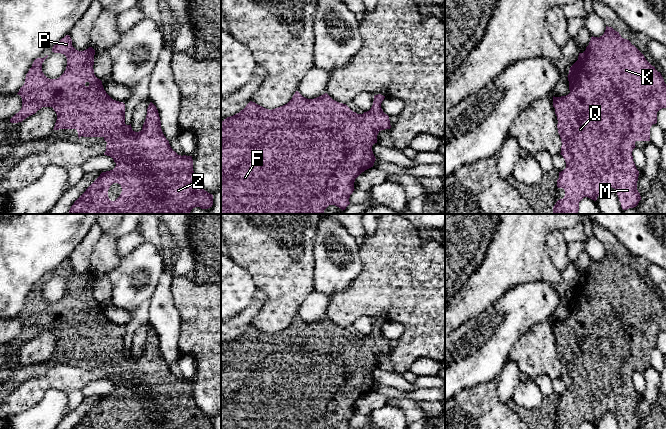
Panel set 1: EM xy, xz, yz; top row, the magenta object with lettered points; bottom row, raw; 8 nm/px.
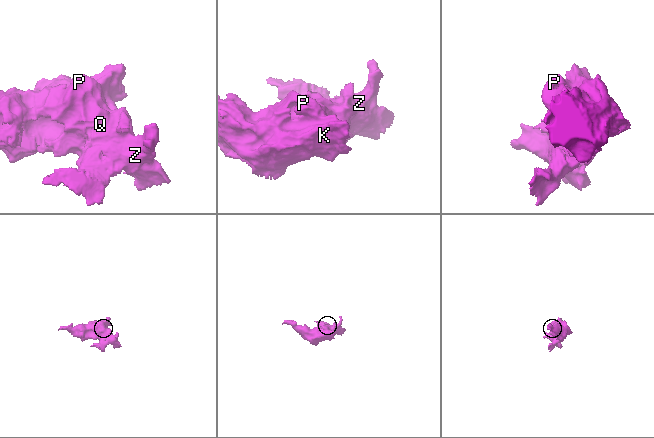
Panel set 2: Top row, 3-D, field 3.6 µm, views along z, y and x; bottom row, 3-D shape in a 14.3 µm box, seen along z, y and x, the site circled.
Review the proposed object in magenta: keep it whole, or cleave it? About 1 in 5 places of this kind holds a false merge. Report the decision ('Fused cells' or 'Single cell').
Single cell

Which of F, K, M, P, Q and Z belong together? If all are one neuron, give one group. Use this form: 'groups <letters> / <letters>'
groups F K M P Q Z

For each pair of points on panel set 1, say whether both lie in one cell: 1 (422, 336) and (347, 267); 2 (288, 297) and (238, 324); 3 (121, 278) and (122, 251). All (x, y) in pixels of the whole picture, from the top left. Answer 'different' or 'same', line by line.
1: different
2: different
3: different

